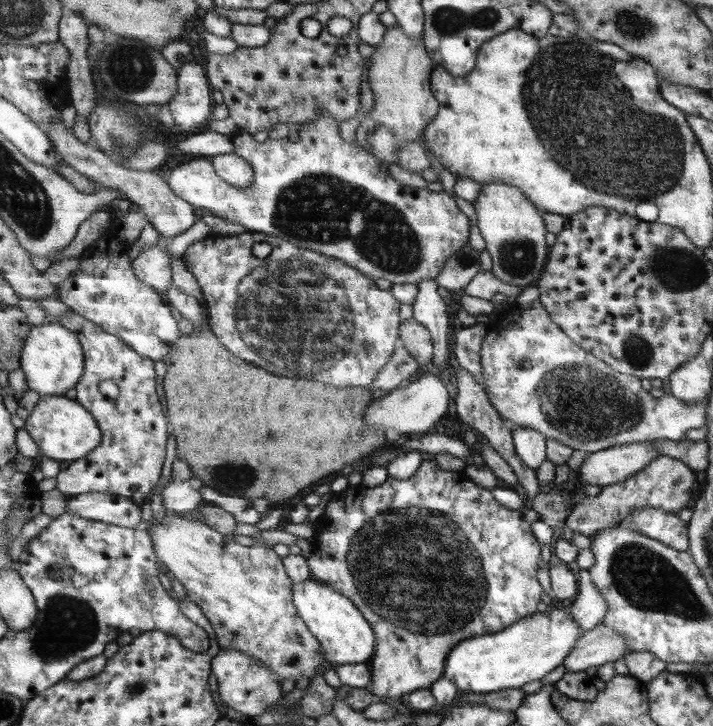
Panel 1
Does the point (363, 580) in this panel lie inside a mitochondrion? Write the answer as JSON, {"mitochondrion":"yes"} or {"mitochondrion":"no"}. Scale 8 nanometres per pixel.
{"mitochondrion":"yes"}

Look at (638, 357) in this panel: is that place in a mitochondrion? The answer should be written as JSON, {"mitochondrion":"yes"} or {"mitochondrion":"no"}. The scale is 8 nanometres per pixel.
{"mitochondrion":"yes"}

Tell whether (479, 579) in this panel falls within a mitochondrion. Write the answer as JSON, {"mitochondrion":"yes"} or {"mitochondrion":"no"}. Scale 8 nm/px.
{"mitochondrion":"yes"}

